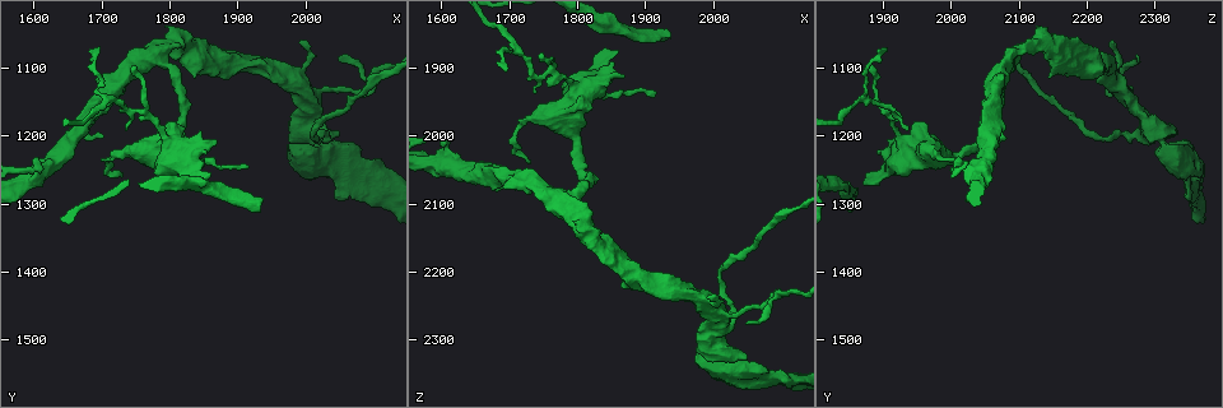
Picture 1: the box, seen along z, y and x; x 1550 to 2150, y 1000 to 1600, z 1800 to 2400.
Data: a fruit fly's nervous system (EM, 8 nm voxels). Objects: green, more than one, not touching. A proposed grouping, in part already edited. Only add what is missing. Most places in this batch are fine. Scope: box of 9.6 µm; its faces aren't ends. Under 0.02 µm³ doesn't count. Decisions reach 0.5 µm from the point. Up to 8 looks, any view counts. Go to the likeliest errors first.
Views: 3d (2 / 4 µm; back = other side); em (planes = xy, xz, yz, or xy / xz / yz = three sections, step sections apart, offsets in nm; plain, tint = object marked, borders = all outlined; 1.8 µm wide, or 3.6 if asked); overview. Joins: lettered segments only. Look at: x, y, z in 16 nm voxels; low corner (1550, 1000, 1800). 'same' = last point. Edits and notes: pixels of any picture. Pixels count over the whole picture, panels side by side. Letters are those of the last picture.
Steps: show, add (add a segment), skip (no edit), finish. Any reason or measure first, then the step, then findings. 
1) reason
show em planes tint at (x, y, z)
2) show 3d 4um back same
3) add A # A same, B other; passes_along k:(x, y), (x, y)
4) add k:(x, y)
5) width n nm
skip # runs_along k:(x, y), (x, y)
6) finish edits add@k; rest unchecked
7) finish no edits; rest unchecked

branch stops here
show 3d 4um at (1940, 1295, 1850)

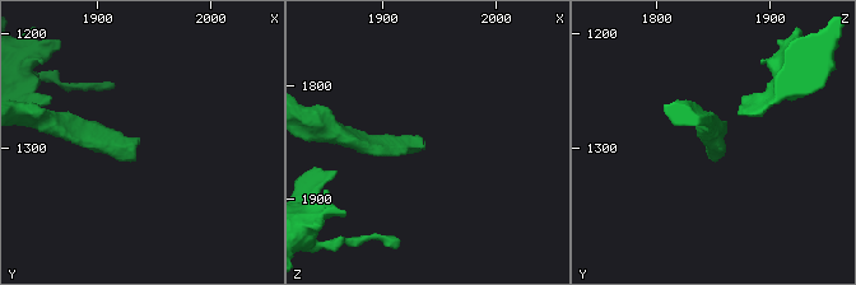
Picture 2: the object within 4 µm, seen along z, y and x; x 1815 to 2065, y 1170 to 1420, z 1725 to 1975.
shape alone is not enough
show em yz step 8 borders at (1940, 1292, 1856)

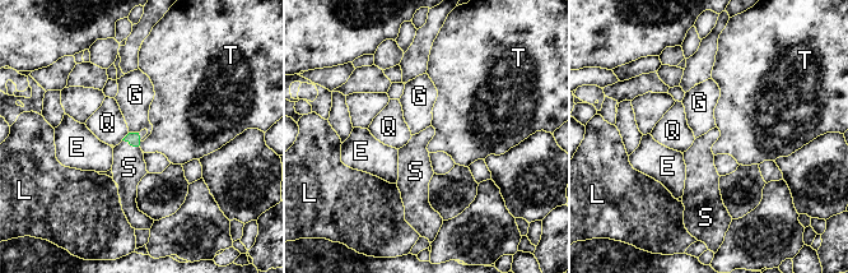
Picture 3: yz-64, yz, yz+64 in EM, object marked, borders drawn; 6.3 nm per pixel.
cut it another way
show em planes borders same

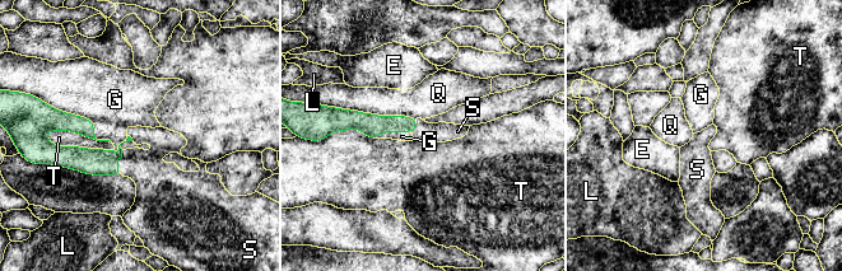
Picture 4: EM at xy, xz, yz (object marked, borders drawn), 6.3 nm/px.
add S # E other, G other, L other, Q other, S same, T other; the neuron continues

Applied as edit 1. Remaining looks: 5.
sharp bend
show 3d 2um at (1745, 1170, 1925)

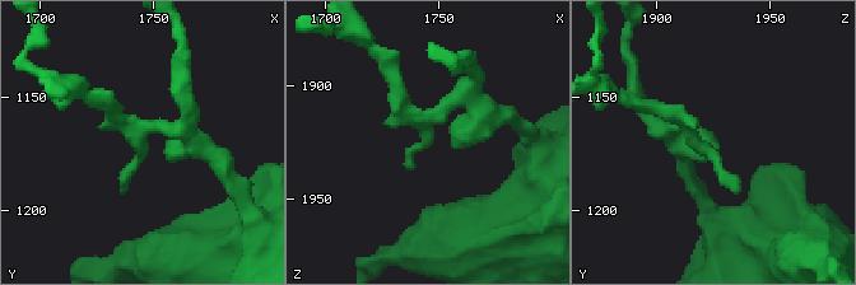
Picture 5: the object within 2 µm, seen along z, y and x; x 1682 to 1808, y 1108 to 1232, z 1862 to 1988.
shape alone is not enough
show em planes borders at (1747, 1173, 1921)

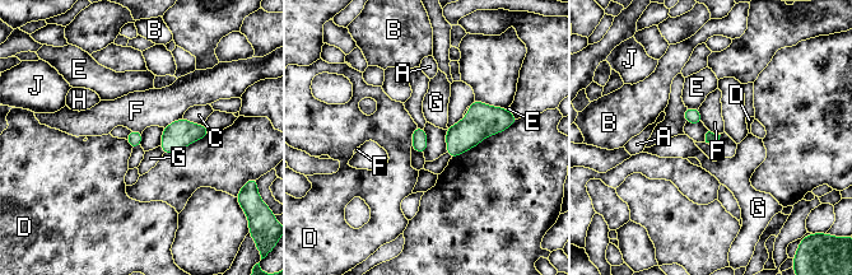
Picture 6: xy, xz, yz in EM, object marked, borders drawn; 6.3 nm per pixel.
skip # A other, B other, C other, D other, E other, F other, G other, H other, J other; no lettered segment goes on from it

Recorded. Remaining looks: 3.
finish edits add@4; rest unchecked

